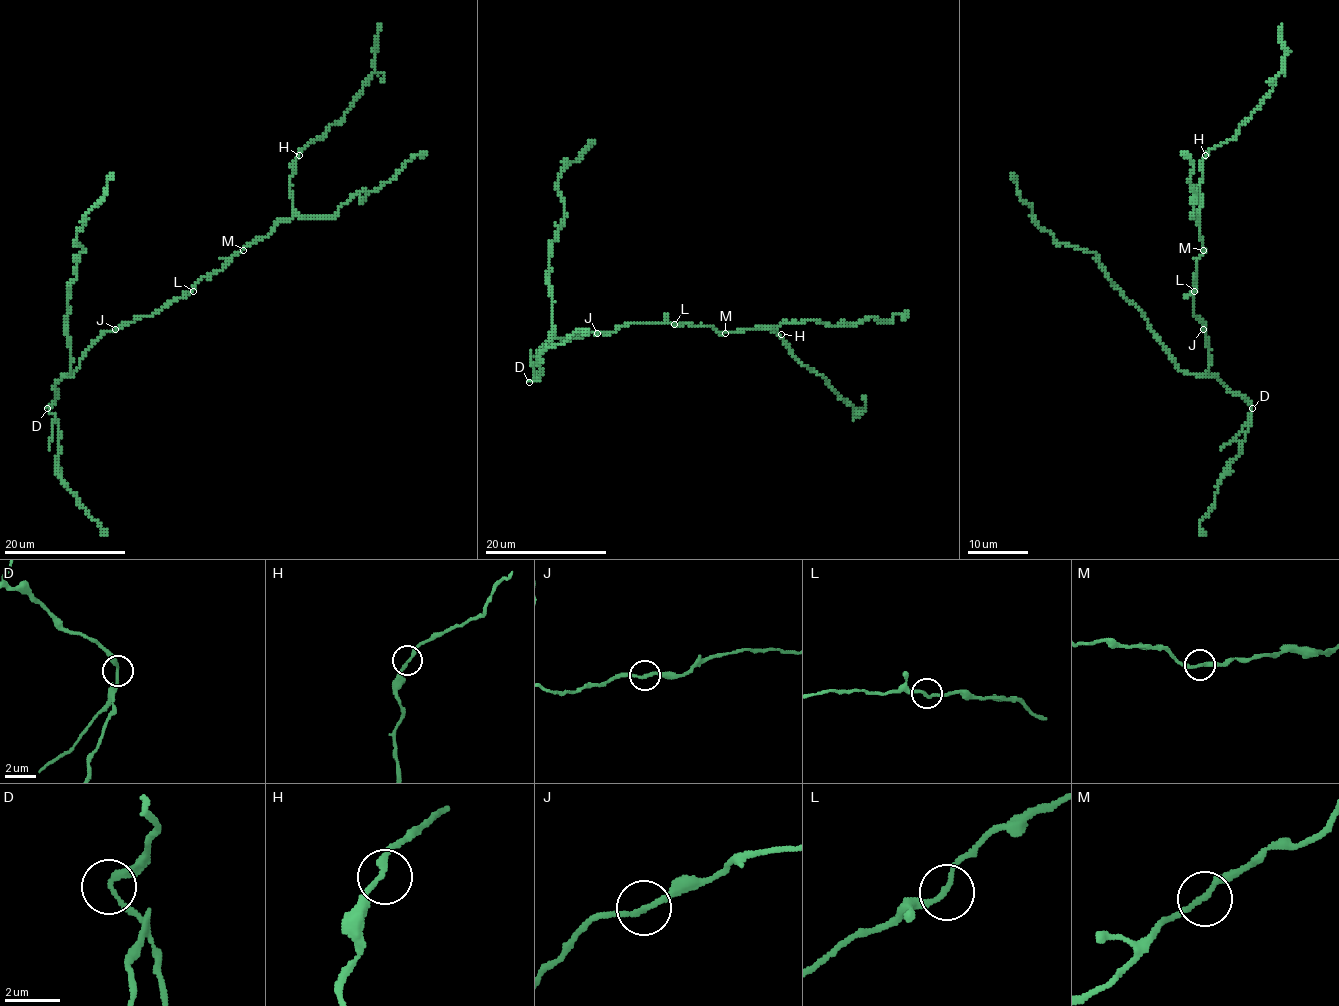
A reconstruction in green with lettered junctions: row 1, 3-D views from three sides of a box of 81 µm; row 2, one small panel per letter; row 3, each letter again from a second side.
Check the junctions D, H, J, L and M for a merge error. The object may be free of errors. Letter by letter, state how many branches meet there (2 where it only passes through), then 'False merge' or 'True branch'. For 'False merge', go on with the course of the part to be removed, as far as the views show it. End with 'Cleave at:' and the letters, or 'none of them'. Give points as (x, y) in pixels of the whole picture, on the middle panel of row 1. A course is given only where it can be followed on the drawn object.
D: Branches: 2. False merge. Course of the part to remove: (528, 381), (539, 380), (537, 360), (547, 348), (560, 345), (579, 330), (586, 334)
H: Branches: 2. True branch
J: Branches: 2. True branch
L: Branches: 2. True branch
M: Branches: 2. True branch
Cleave at: D

